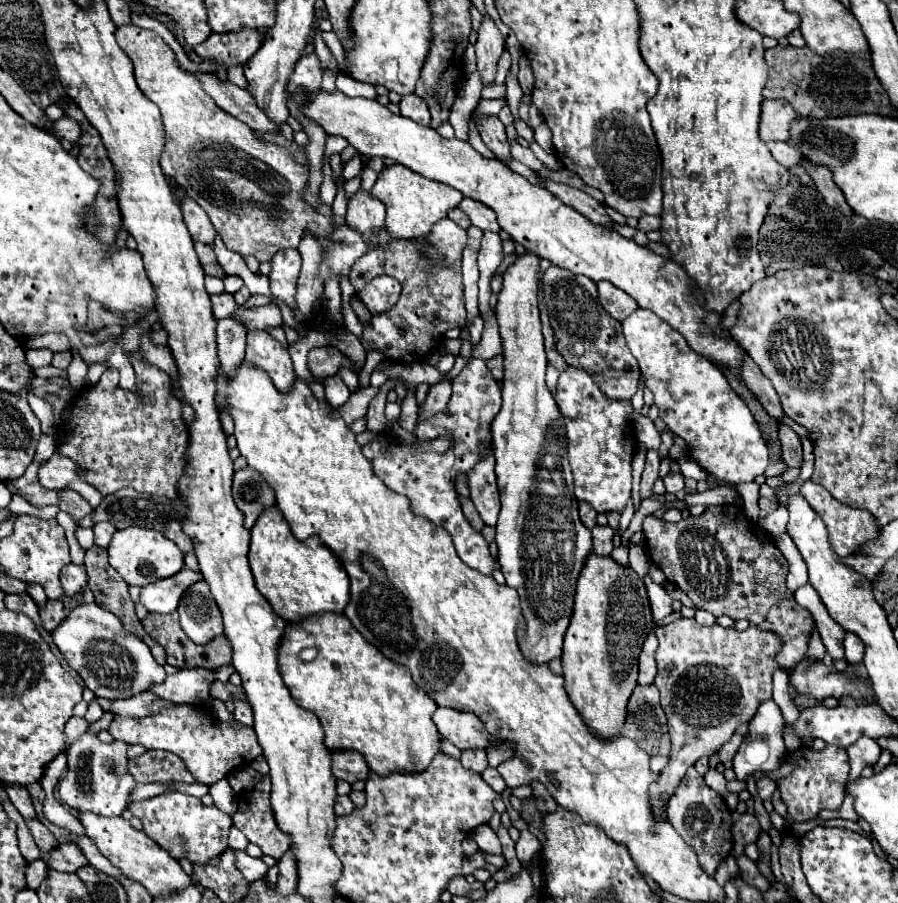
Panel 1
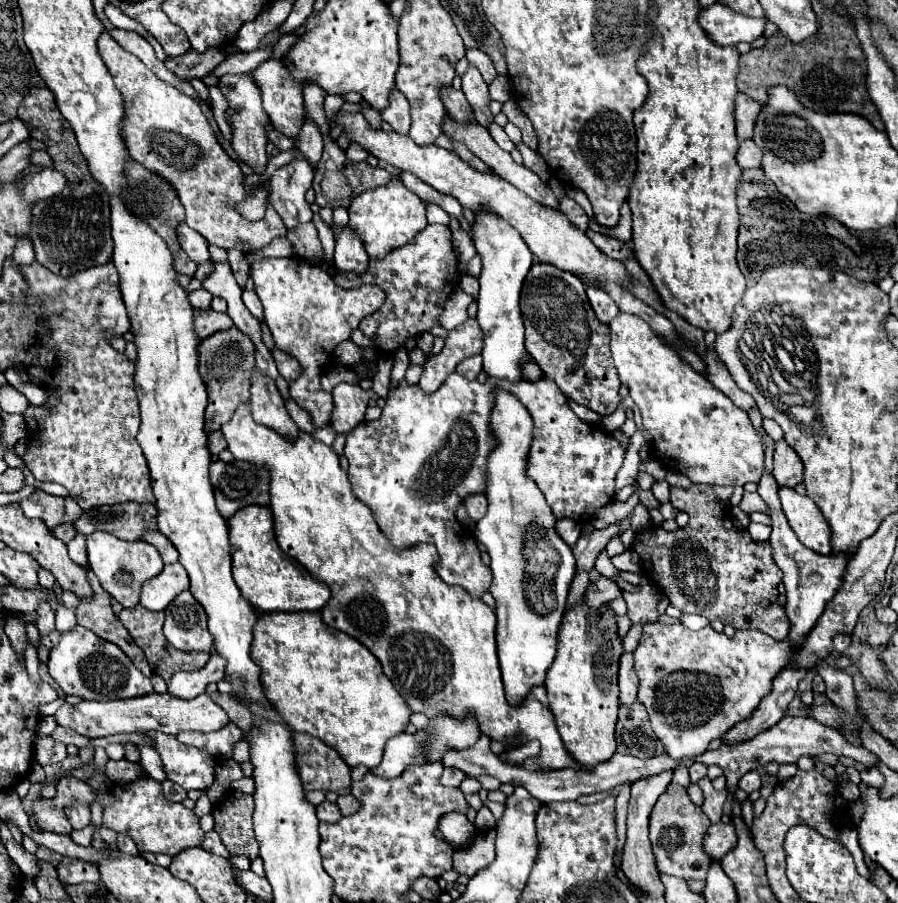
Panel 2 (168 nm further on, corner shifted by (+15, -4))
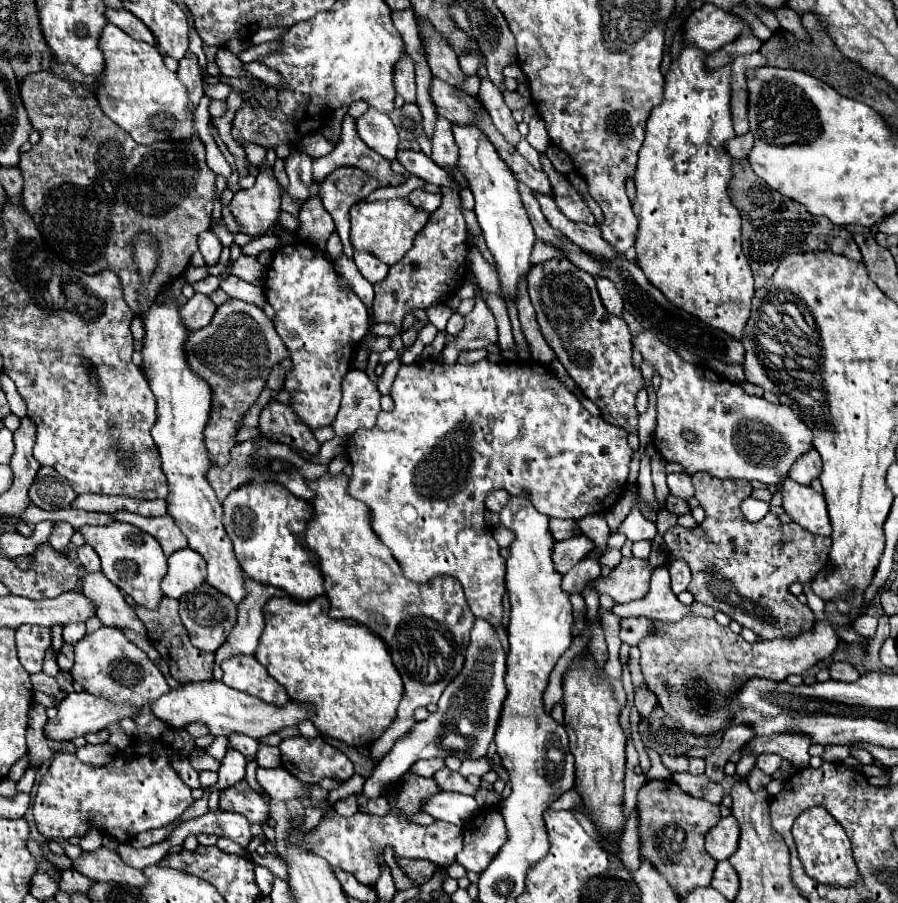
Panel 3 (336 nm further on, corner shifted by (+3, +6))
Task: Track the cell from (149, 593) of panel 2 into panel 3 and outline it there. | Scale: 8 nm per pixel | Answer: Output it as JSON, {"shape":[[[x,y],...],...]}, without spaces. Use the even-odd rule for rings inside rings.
{"shape":[[[185,547],[167,559],[167,575],[161,581],[161,589],[167,597],[179,599],[183,593],[199,587],[205,577],[205,559],[191,547]]]}

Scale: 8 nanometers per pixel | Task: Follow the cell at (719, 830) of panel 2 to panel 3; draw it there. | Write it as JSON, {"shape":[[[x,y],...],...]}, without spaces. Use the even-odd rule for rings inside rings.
{"shape":[[[729,815],[721,819],[705,837],[705,849],[715,861],[729,859],[737,851],[739,841],[739,827],[737,821]]]}

